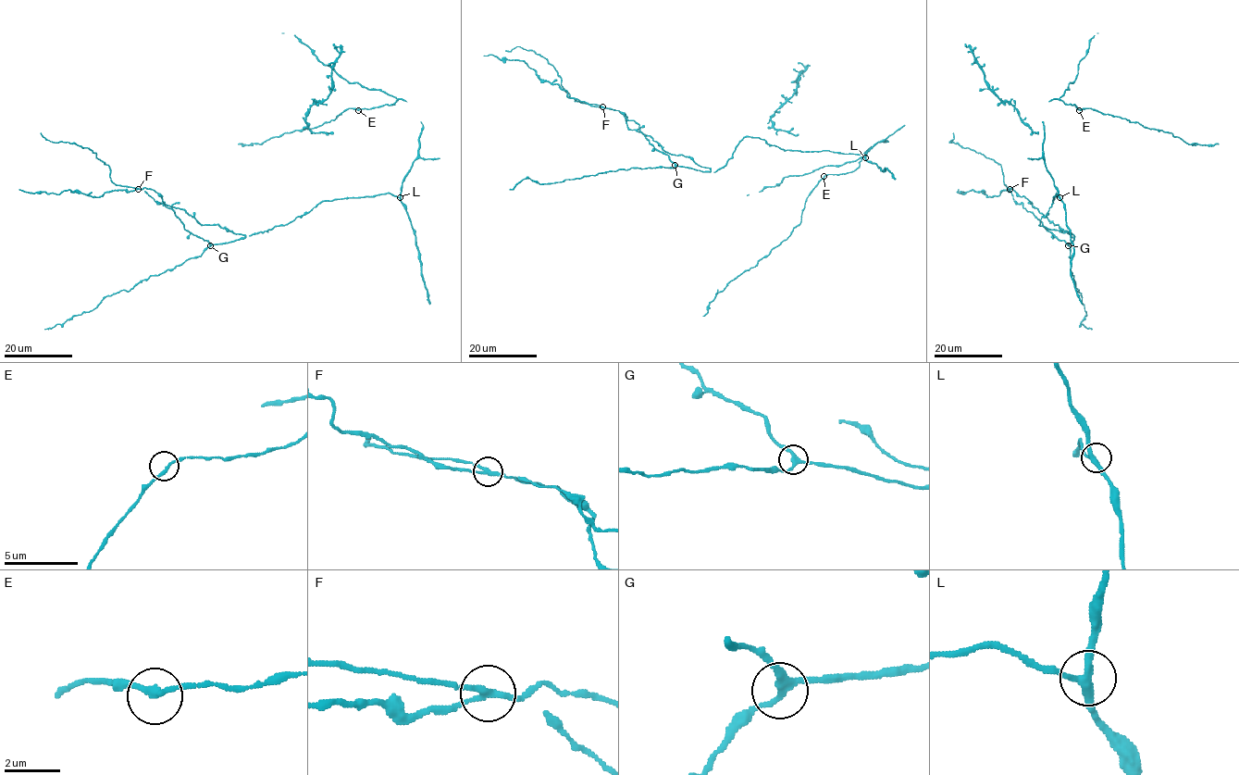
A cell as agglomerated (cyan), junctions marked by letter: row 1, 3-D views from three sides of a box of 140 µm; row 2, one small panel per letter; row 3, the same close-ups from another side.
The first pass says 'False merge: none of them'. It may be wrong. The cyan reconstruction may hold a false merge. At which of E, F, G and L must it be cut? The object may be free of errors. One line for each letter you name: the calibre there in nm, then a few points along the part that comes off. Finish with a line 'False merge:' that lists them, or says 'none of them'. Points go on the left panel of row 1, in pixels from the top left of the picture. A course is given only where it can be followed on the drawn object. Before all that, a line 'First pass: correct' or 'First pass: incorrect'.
First pass: incorrect
F: 200 nm thick; foreign part runs (137, 188), (154, 190), (168, 206), (184, 209), (201, 224), (218, 224), (245, 236)
False merge: F

